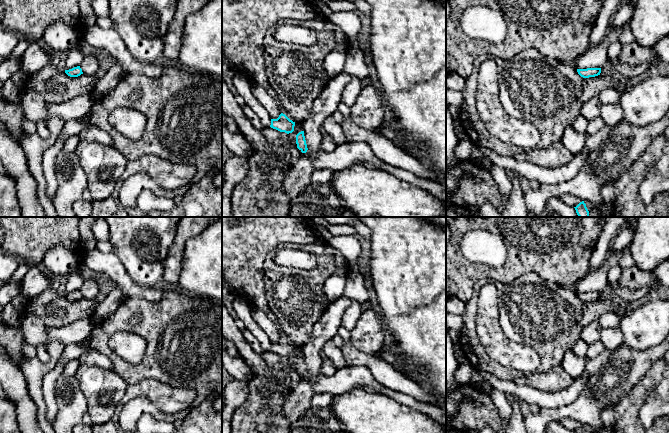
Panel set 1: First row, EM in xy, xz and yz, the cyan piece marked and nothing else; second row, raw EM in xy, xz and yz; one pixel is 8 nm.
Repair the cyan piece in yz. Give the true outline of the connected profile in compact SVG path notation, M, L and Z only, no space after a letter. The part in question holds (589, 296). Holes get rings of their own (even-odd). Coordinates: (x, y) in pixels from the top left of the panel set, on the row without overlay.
M587 292L587 293L577 293L578 298L583 302L595 301L600 299L601 292Z

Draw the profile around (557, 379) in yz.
M557 365L547 373L530 373L516 380L516 384L523 384L540 391L554 393L566 389L573 378L564 371L561 365Z

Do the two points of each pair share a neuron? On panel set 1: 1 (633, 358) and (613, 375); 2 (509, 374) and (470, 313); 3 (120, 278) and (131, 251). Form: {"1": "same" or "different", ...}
{"1": "same", "2": "same", "3": "different"}

